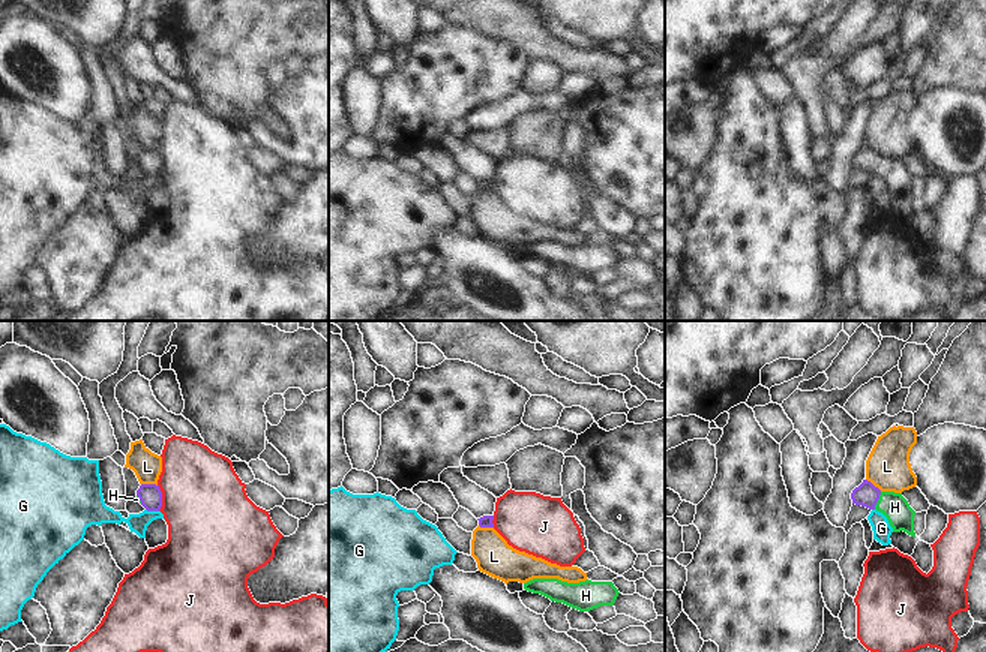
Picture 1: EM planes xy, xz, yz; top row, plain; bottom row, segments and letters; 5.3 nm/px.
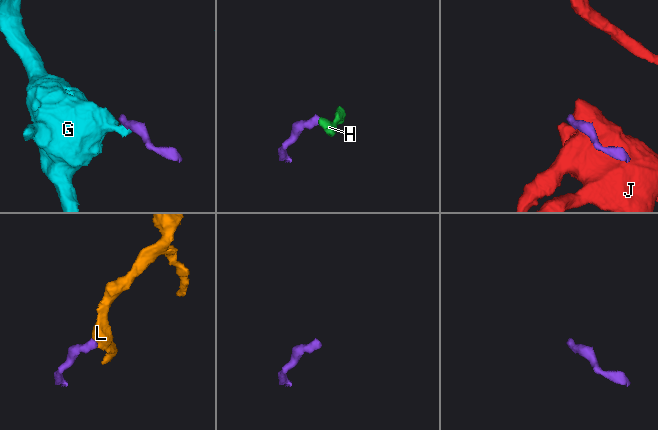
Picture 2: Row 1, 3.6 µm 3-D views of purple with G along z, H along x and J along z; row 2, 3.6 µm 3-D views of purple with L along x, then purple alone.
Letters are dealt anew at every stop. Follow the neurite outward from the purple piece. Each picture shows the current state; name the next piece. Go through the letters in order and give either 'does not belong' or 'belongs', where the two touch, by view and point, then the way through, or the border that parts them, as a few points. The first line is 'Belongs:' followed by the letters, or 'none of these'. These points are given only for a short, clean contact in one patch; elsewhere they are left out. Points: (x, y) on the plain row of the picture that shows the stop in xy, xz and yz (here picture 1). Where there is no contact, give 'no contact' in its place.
Belongs: H
G: does not belong; meets purple in xy at (152, 174); border along xy (146, 173), (158, 176)
H: belongs; meets purple in yz at (877, 165); runs through yz (866, 159), (877, 165), (889, 167), (895, 171)
J: does not belong; meets purple in xy at (161, 162); border along xy (158, 149), (161, 156), (159, 174)
L: does not belong; meets purple in xy at (149, 149); border along xy (141, 147), (153, 147), (156, 150)

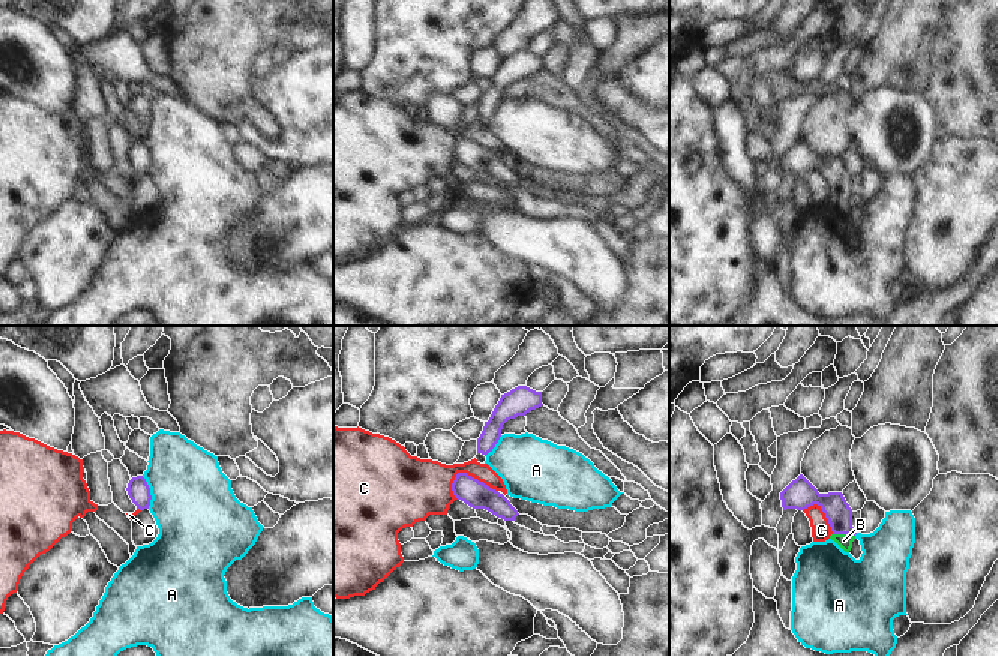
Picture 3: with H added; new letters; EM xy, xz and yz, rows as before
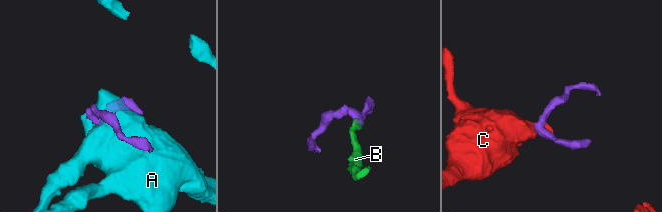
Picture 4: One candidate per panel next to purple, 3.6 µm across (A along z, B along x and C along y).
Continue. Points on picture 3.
Belongs: B
A: does not belong; meets purple in xy at (149, 156); border along xy (141, 140), (149, 152), (149, 171)
B: belongs; meets purple in yz at (844, 197); runs through yz (838, 176), (844, 197), (844, 204)
C: does not belong; meets purple in xz at (473, 141); border along xz (450, 147), (458, 137), (467, 137), (497, 155)

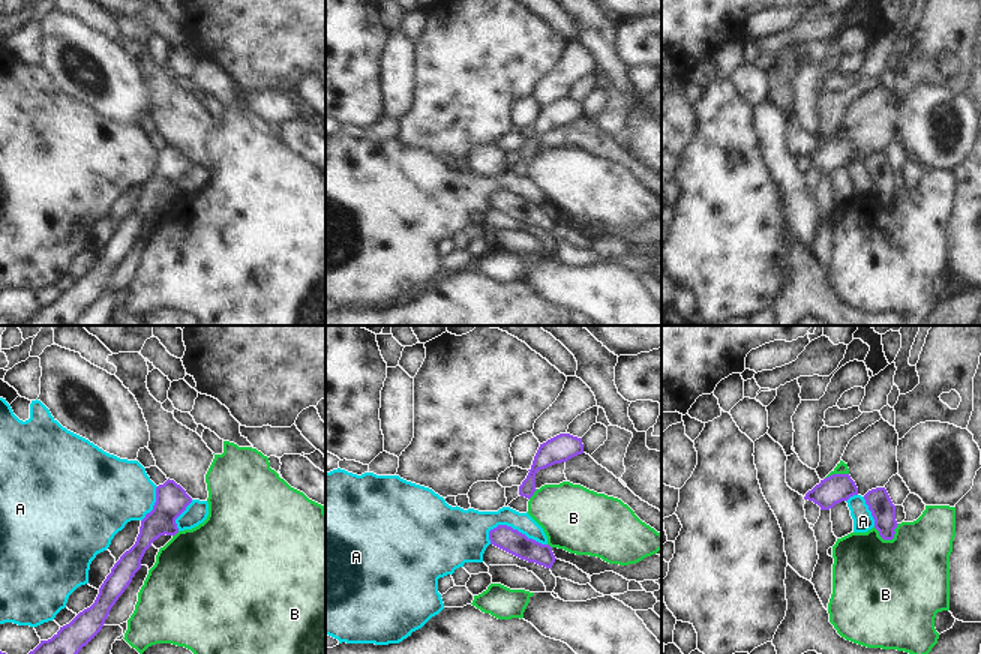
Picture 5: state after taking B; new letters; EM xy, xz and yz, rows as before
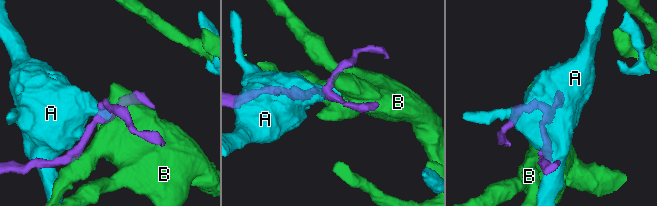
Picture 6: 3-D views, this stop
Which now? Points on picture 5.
Belongs: none of these
A: does not belong; meets purple in xz at (516, 194); border along xz (488, 195), (498, 189), (510, 189), (546, 209)
B: does not belong; meets purple in yz at (888, 203); border along yz (899, 188), (891, 203), (884, 203), (873, 191)

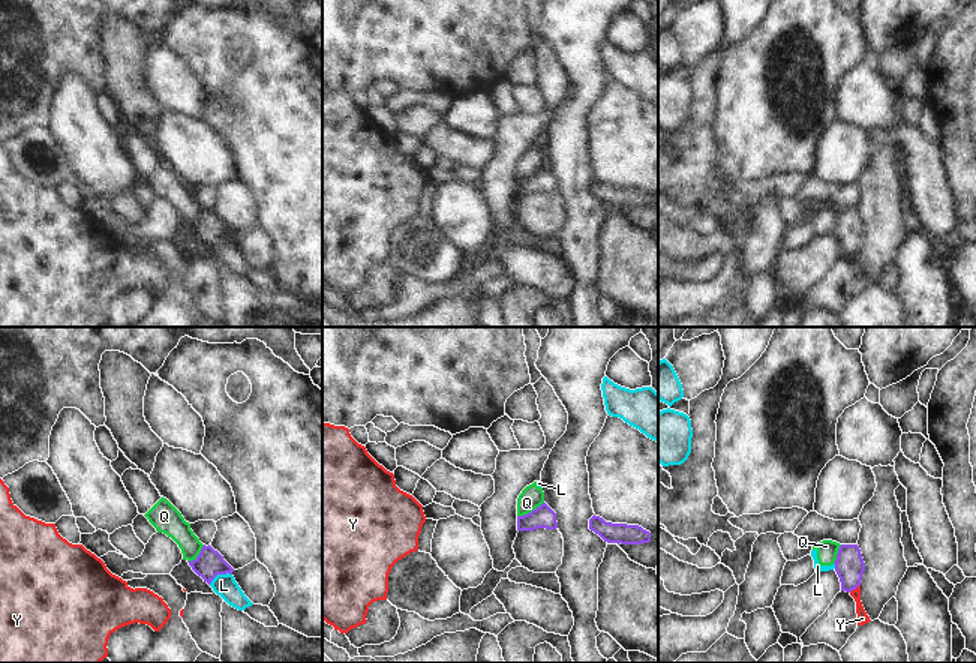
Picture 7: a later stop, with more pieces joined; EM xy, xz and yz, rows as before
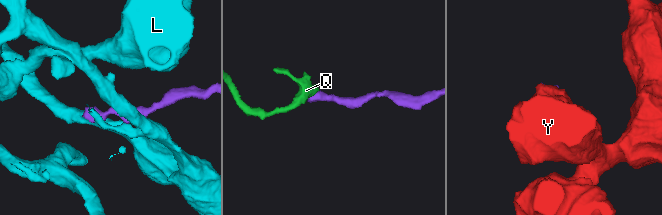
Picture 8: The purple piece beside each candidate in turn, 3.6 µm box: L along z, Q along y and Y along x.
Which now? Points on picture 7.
Belongs: Y
L: does not belong; meets purple in xy at (219, 237); border along xy (231, 237), (219, 237), (209, 248)
Q: does not belong; meets purple in xz at (531, 176); border along xz (543, 165), (517, 180)
Y: belongs; meets purple in yz at (853, 252); runs through yz (849, 228), (853, 252), (862, 282)

